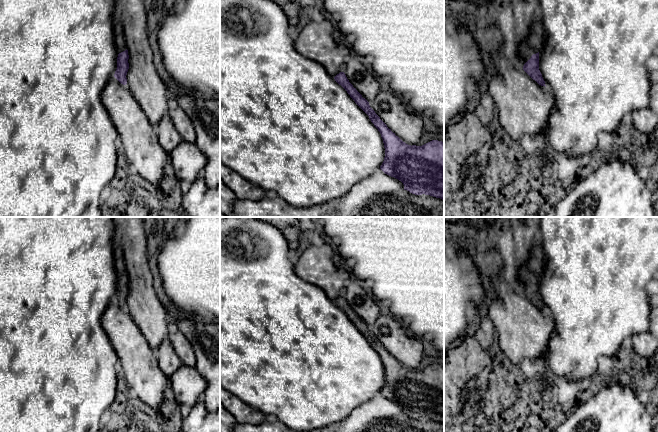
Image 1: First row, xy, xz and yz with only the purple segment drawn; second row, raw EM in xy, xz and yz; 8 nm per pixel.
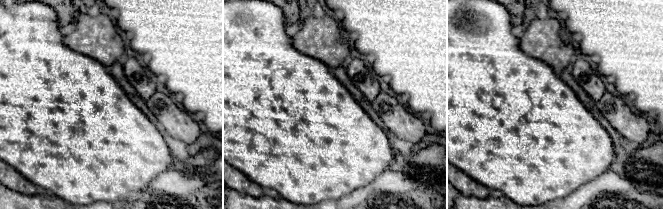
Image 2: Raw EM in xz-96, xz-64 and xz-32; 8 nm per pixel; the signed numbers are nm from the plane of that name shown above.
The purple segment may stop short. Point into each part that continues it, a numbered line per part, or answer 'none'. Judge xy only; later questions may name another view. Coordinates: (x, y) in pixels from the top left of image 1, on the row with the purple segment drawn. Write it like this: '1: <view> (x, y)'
1: xy (119, 40)

